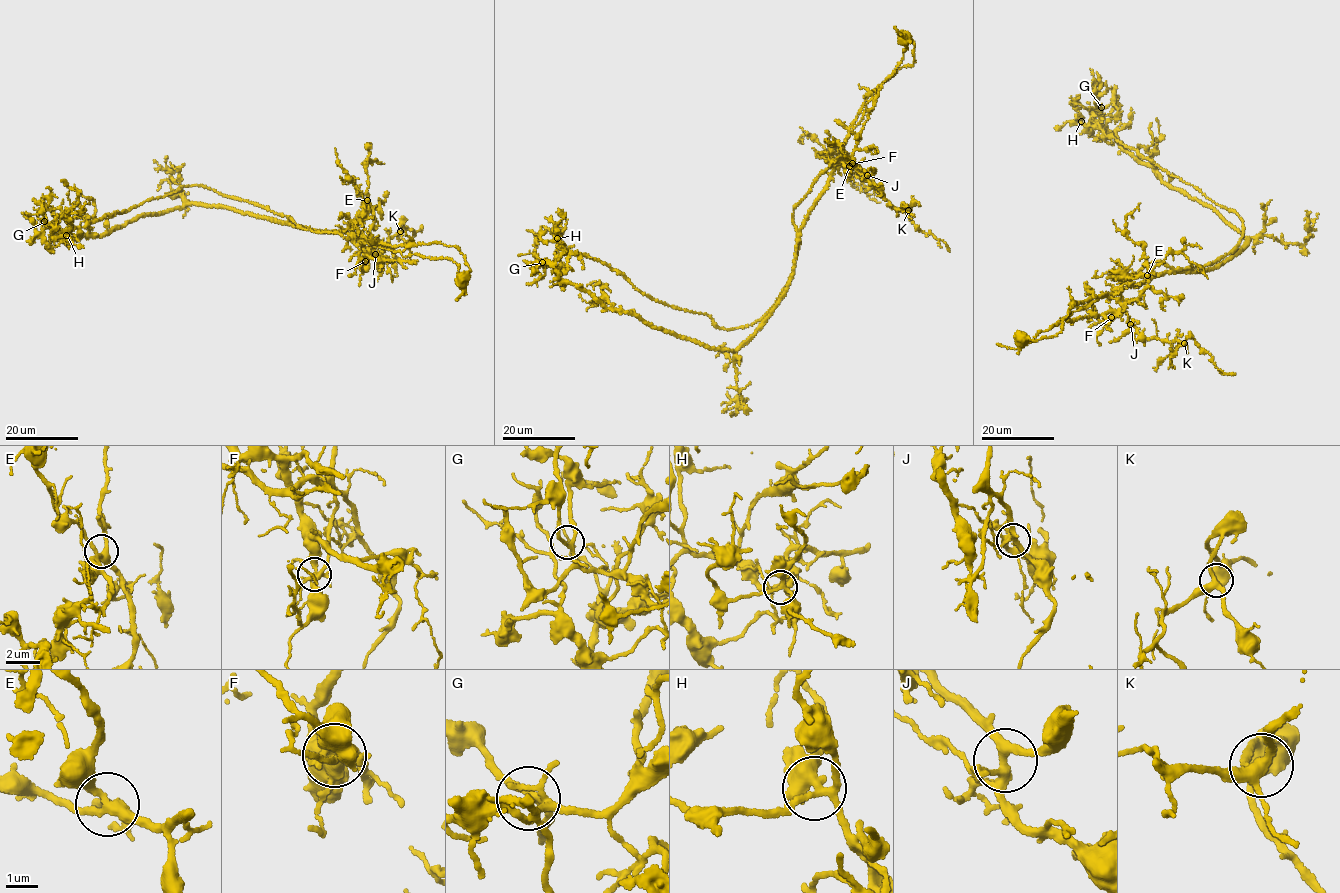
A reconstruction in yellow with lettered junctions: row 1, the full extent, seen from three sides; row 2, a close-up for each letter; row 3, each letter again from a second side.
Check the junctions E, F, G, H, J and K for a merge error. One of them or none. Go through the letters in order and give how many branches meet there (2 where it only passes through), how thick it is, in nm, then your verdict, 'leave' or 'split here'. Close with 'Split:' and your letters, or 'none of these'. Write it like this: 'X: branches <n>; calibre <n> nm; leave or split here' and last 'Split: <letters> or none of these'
E: branches 4; calibre 320 nm; leave
F: branches 4; calibre 280 nm; split here
G: branches 4; calibre 190 nm; leave
H: branches 4; calibre 280 nm; leave
J: branches 4; calibre 280 nm; leave
K: branches 4; calibre 320 nm; leave
Split: F

